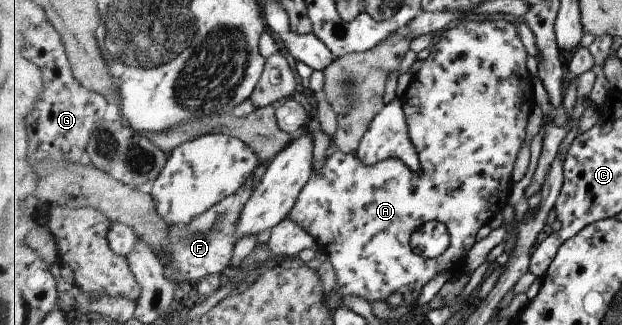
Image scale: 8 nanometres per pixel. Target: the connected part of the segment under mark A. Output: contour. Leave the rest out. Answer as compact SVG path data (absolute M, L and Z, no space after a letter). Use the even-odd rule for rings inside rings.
M471 17L459 21L457 24L440 33L440 40L431 47L431 55L423 61L422 68L413 77L412 83L400 97L406 109L408 121L410 123L410 134L415 142L417 151L422 161L422 170L415 172L406 161L401 158L391 158L376 166L368 166L357 154L345 154L340 149L336 151L328 161L328 164L314 174L312 180L305 186L296 208L292 211L292 218L297 220L311 235L314 235L321 243L322 248L331 255L331 261L338 271L338 282L340 292L345 295L356 295L369 302L386 301L393 293L401 293L404 301L417 305L417 299L421 297L421 291L429 281L433 281L437 275L443 271L452 270L455 275L463 272L467 268L468 253L476 247L477 235L479 231L491 223L499 212L502 212L513 195L513 185L516 180L514 173L517 160L520 159L521 150L527 142L529 130L528 125L532 119L535 106L539 103L536 90L540 86L539 81L527 67L529 55L525 52L525 43L519 35L519 27L507 19L485 19L484 17ZM438 221L447 225L452 235L450 248L445 254L436 258L426 258L418 254L411 245L413 234L426 223Z

